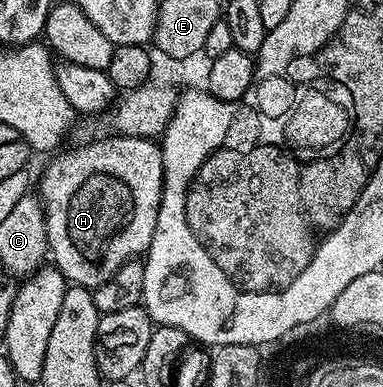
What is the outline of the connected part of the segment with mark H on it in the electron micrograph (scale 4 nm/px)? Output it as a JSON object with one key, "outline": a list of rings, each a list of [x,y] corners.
{"outline":[[[112,135],[97,138],[96,141],[52,160],[42,175],[40,190],[42,208],[46,214],[48,255],[53,266],[73,286],[91,289],[111,282],[114,274],[129,259],[145,256],[156,229],[164,181],[162,149],[154,139]]]}

